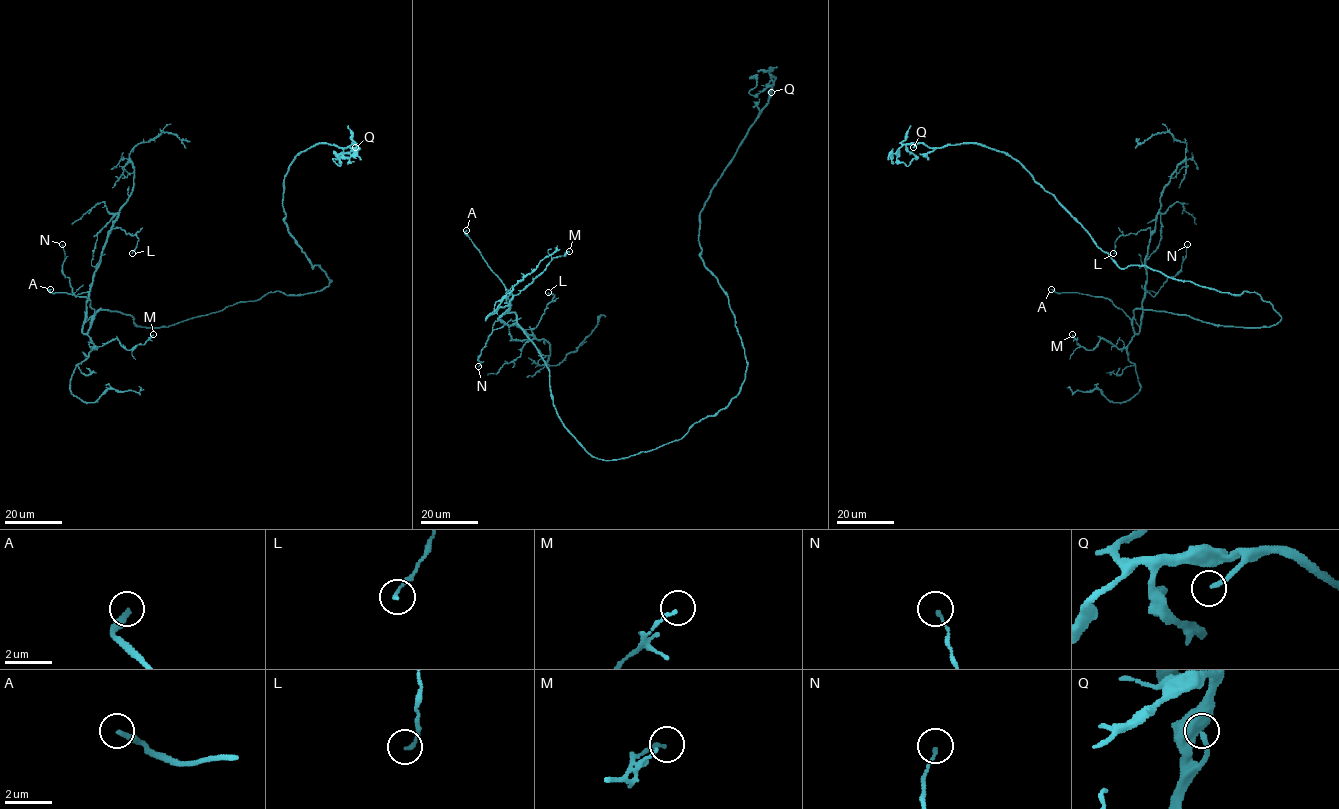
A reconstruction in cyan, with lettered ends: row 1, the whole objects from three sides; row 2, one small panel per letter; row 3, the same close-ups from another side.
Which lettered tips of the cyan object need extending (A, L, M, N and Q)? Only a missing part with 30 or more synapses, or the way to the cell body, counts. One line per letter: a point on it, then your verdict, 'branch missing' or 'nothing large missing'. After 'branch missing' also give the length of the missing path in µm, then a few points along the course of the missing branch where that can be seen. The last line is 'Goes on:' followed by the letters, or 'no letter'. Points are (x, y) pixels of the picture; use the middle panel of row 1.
A: at (466, 230); branch missing; about 50 µm are missing; missing branch runs (466, 230), (475, 210), (492, 194), (497, 182), (529, 174), (537, 168)
L: at (548, 292); nothing large missing
M: at (569, 251); nothing large missing
N: at (478, 366); nothing large missing
Q: at (771, 92); branch missing; about 15 µm are missing; missing branch runs (771, 92), (774, 84), (771, 79), (783, 67)
Goes on: A, Q

